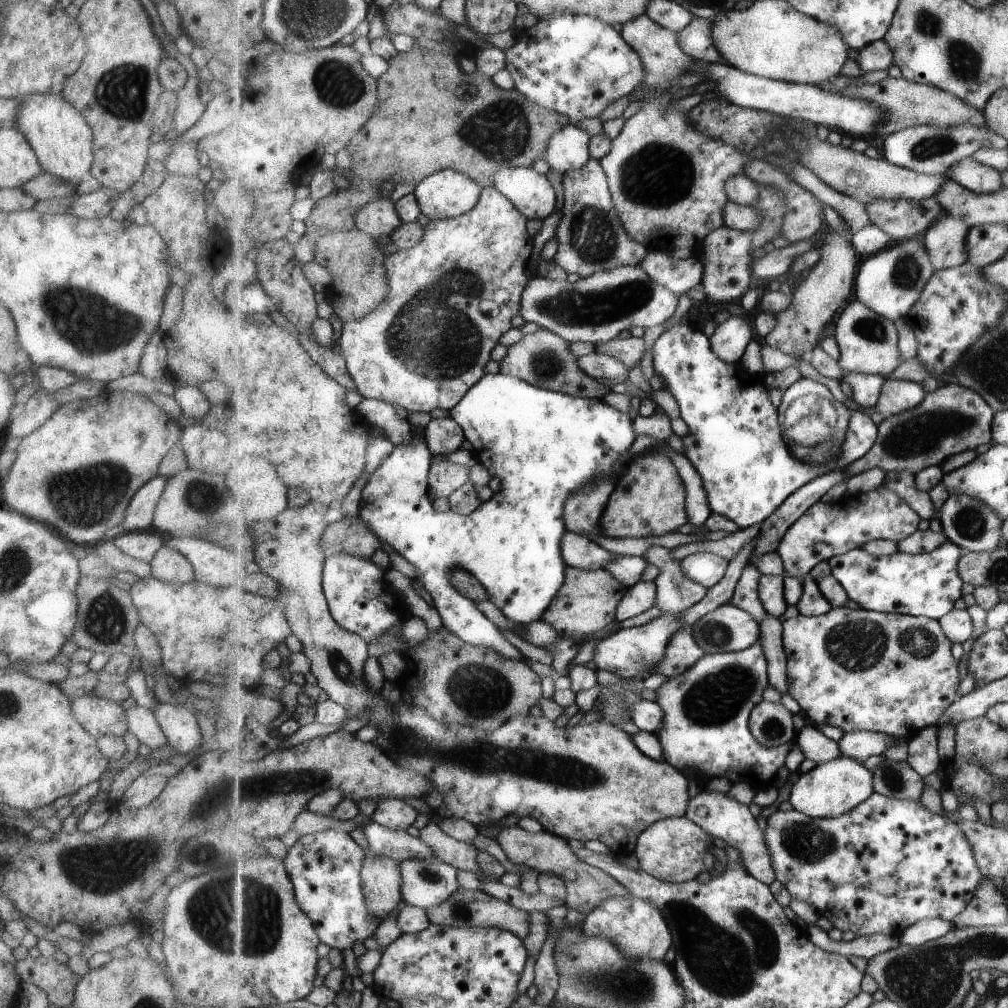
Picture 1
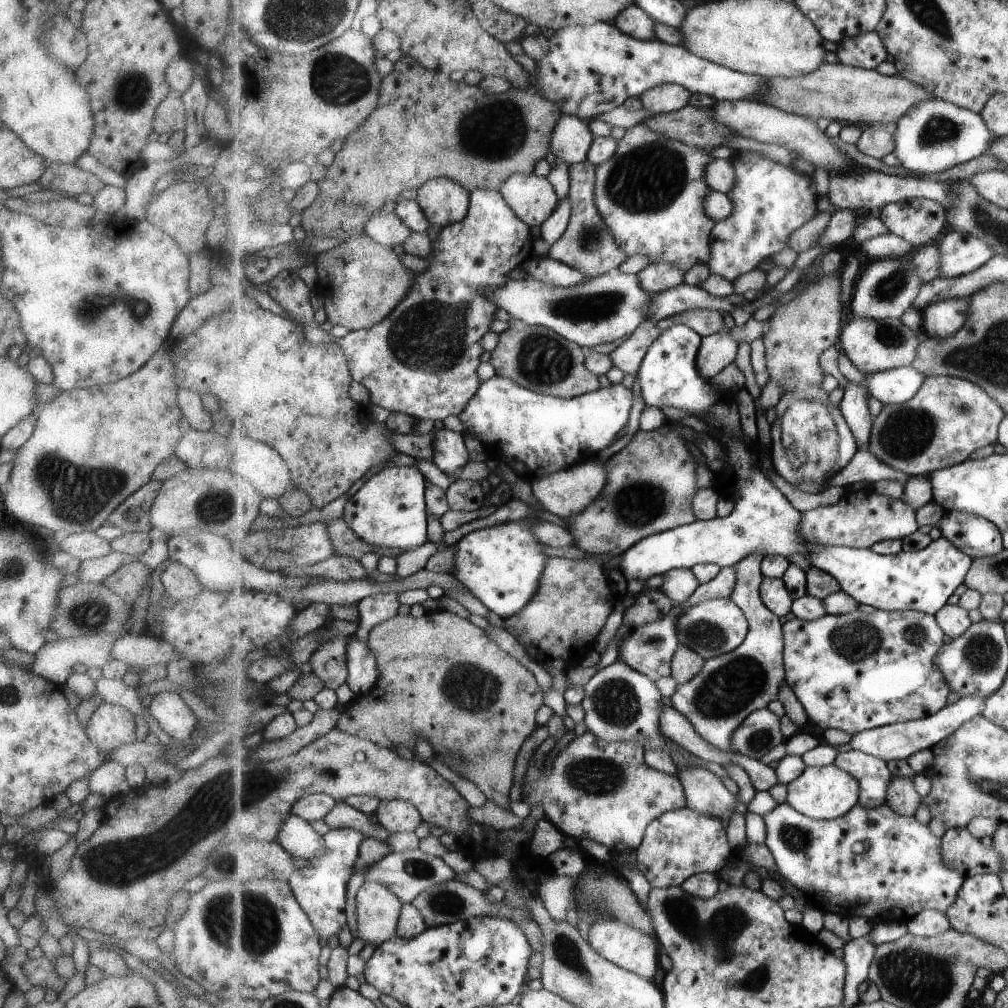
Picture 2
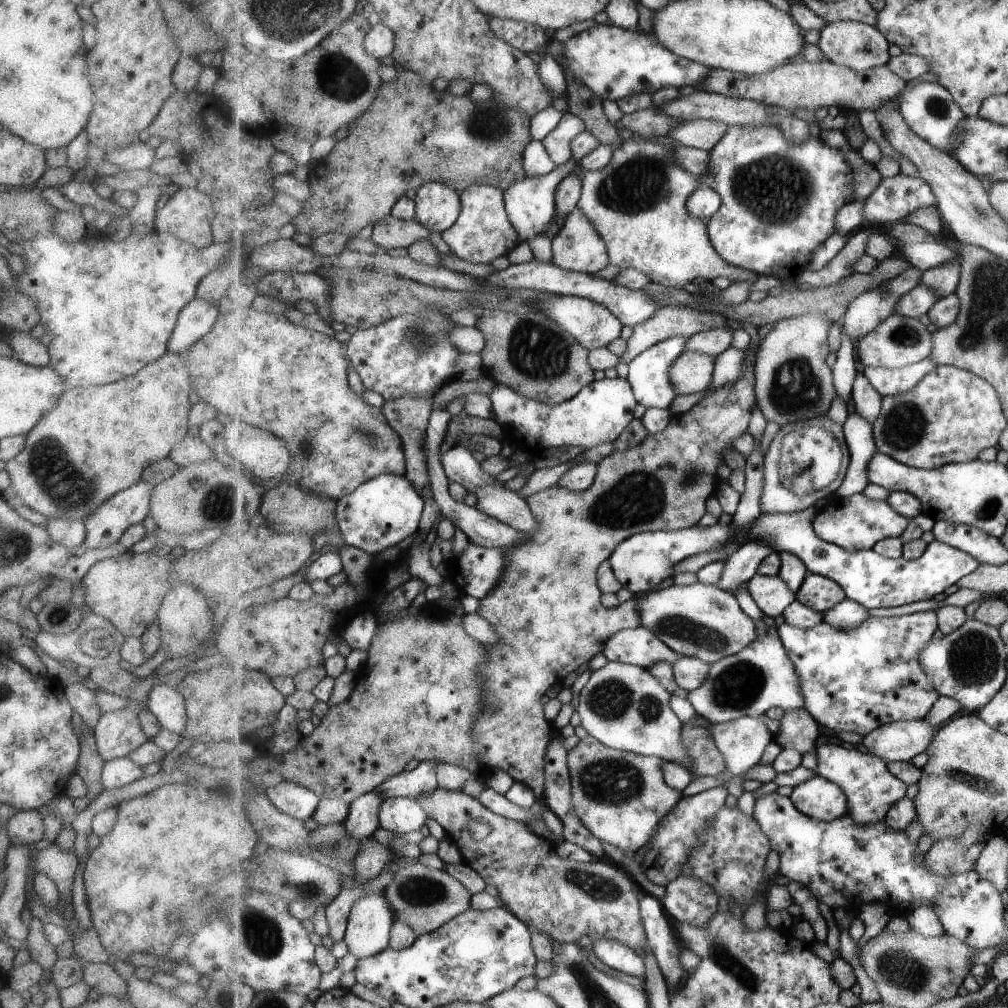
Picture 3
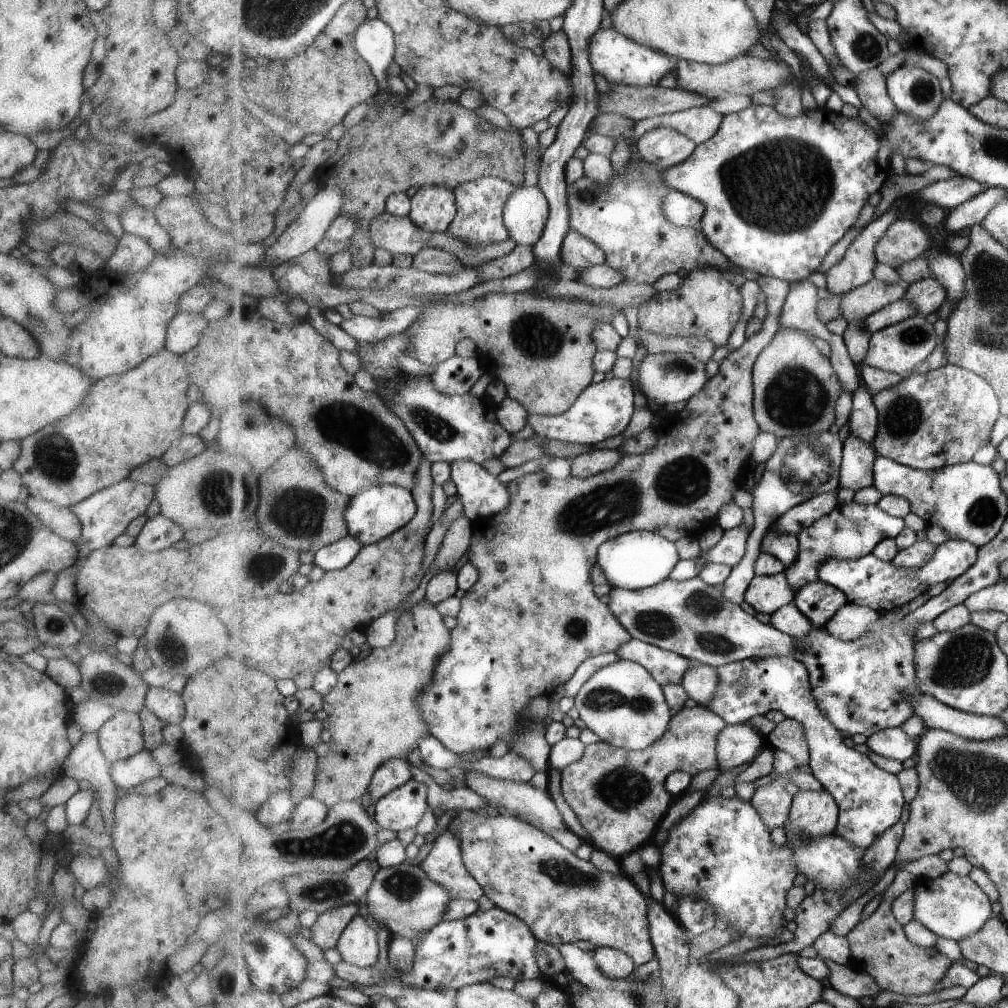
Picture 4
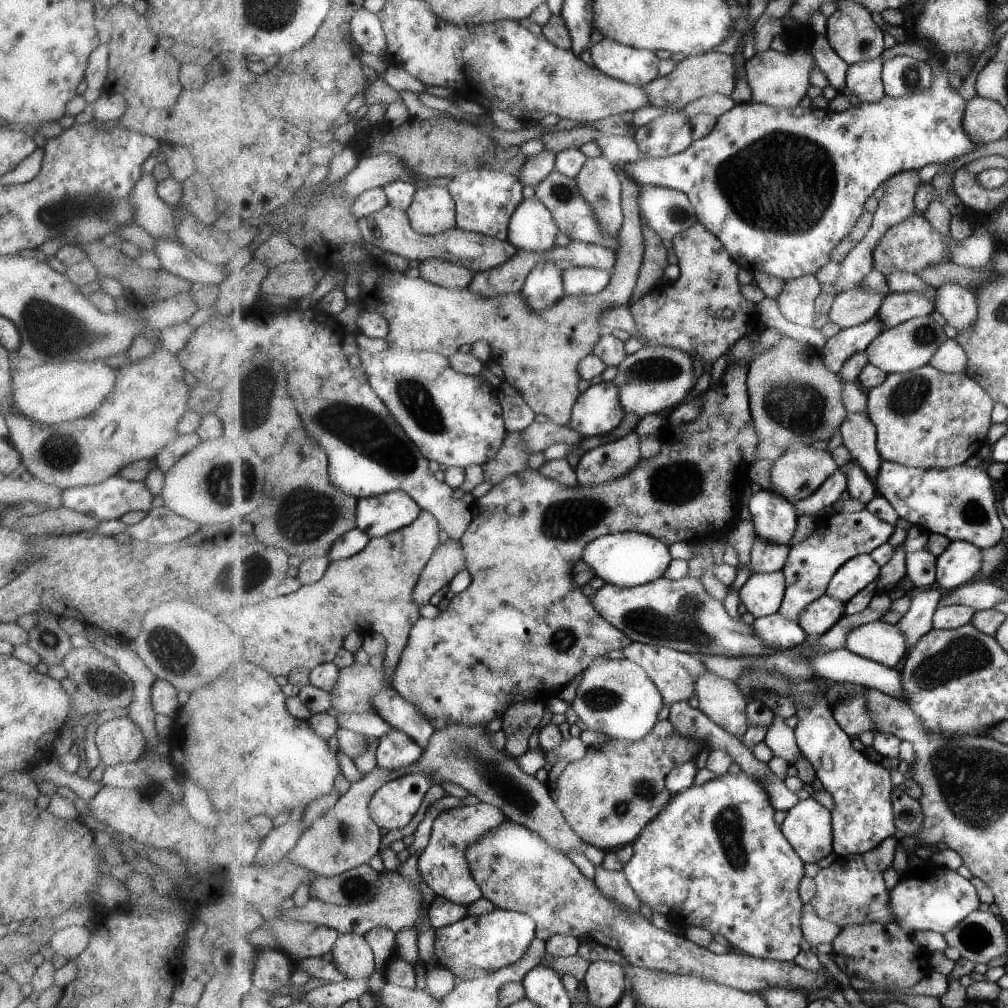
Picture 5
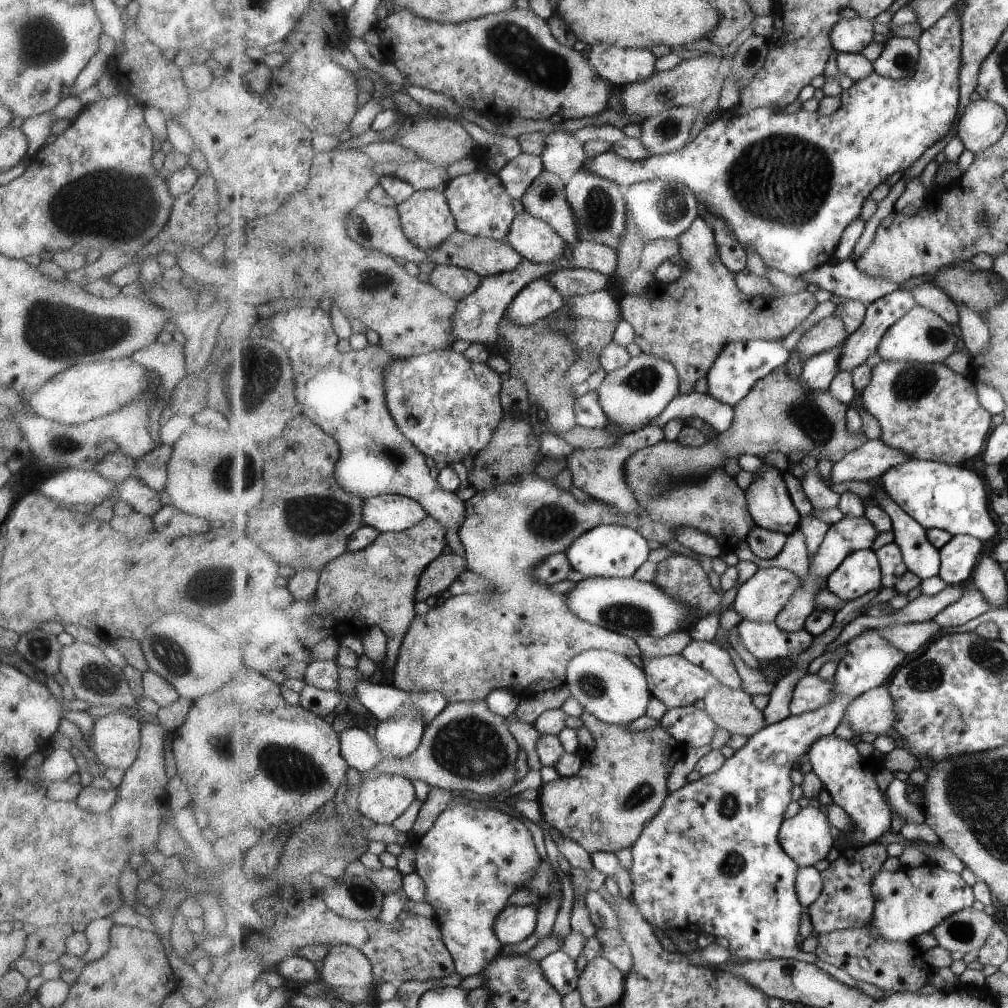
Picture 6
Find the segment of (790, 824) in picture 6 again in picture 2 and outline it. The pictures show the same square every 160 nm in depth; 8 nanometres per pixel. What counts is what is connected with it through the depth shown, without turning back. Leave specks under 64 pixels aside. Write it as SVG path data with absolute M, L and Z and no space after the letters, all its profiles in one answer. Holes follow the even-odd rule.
M837 764L807 767L805 772L788 786L786 802L795 810L815 820L832 820L848 814L861 800L861 782Z

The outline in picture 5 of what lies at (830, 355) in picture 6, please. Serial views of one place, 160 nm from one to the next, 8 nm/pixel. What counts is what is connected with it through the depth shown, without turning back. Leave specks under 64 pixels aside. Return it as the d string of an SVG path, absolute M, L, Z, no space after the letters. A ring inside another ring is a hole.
M877 314L864 324L841 330L837 336L829 339L823 350L819 351L823 356L823 362L827 364L827 368L838 374L853 354L869 349L871 342L885 332L883 328L885 324Z

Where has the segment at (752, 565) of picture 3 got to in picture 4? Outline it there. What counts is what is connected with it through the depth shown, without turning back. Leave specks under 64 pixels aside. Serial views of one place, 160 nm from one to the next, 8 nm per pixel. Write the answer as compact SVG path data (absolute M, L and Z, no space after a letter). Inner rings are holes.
M839 489L815 496L795 508L791 508L771 526L770 531L775 534L798 536L804 528L810 528L815 522L836 510L836 506L839 505L839 498L836 496L839 496Z

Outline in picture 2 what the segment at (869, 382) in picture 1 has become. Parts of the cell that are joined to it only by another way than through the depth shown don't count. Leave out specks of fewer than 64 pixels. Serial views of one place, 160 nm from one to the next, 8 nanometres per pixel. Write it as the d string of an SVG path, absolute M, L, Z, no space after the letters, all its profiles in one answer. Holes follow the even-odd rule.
M846 378L844 397L840 408L847 418L847 423L851 426L855 440L859 444L859 449L864 449L869 445L871 432L875 418L871 415L869 407L869 388L851 382Z

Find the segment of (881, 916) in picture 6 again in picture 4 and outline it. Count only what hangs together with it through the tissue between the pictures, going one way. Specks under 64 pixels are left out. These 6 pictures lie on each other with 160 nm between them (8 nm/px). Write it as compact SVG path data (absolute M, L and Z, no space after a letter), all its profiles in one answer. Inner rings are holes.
M961 853L948 862L947 868L949 872L941 878L916 881L914 915L923 926L927 926L938 936L961 942L969 934L979 932L995 916L993 902L983 888L970 878L973 866Z

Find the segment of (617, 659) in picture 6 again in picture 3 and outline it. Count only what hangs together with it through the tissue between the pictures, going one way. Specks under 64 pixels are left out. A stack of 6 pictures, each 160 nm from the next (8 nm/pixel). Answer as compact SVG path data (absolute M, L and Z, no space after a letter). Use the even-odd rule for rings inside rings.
M610 661L607 666L592 673L578 694L578 713L582 726L598 742L620 749L679 764L690 770L692 761L683 742L684 723L671 708L668 692L649 669Z

